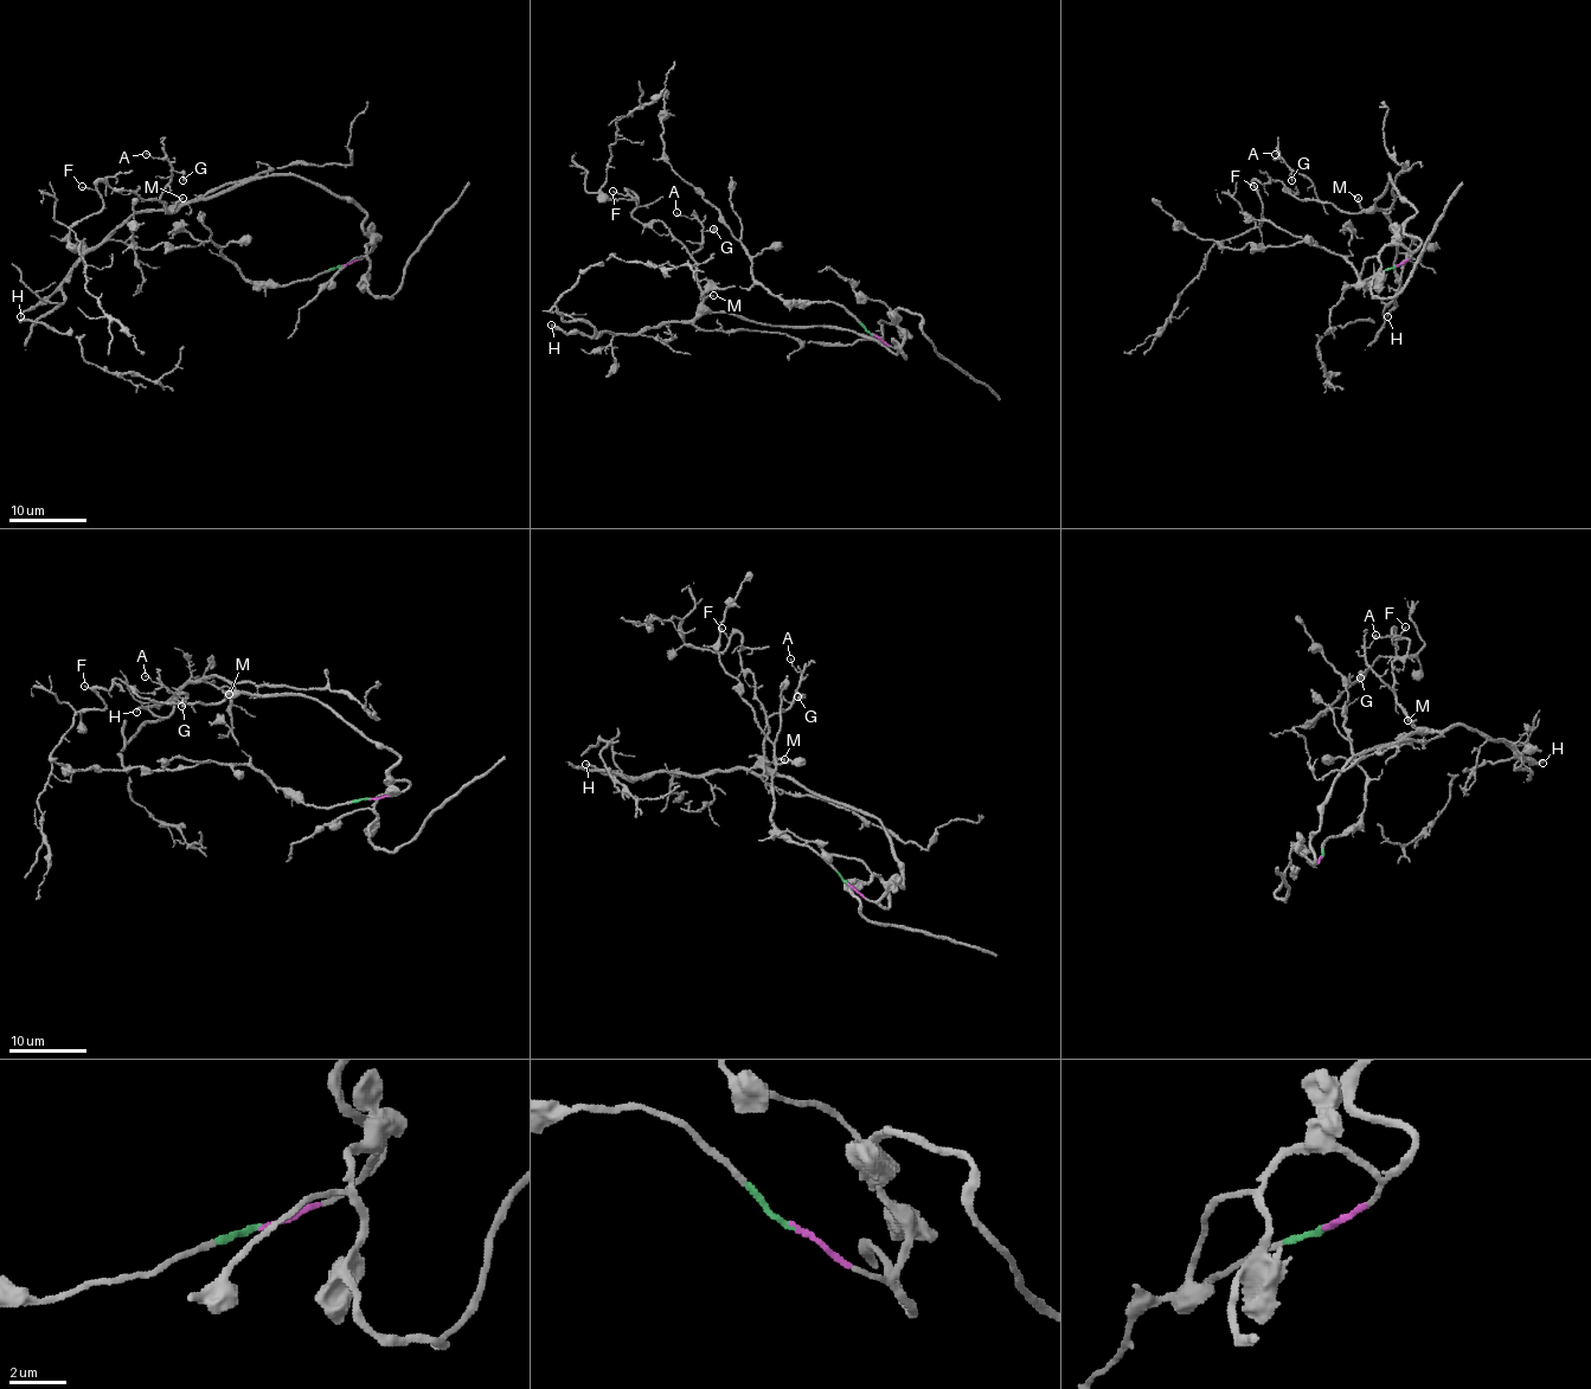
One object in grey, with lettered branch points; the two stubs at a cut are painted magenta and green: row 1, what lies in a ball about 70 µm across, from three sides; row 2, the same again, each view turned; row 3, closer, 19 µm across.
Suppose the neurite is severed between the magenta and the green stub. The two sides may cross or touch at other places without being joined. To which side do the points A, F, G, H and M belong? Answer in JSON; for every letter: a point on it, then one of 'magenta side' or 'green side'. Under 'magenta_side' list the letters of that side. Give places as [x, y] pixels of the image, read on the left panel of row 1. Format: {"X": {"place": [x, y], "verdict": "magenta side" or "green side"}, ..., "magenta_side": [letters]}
{"A": {"place": [146, 154], "verdict": "magenta side"}, "F": {"place": [82, 186], "verdict": "magenta side"}, "G": {"place": [183, 180], "verdict": "magenta side"}, "H": {"place": [20, 316], "verdict": "magenta side"}, "M": {"place": [183, 198], "verdict": "magenta side"}, "magenta_side": ["A", "F", "G", "H", "M"]}

